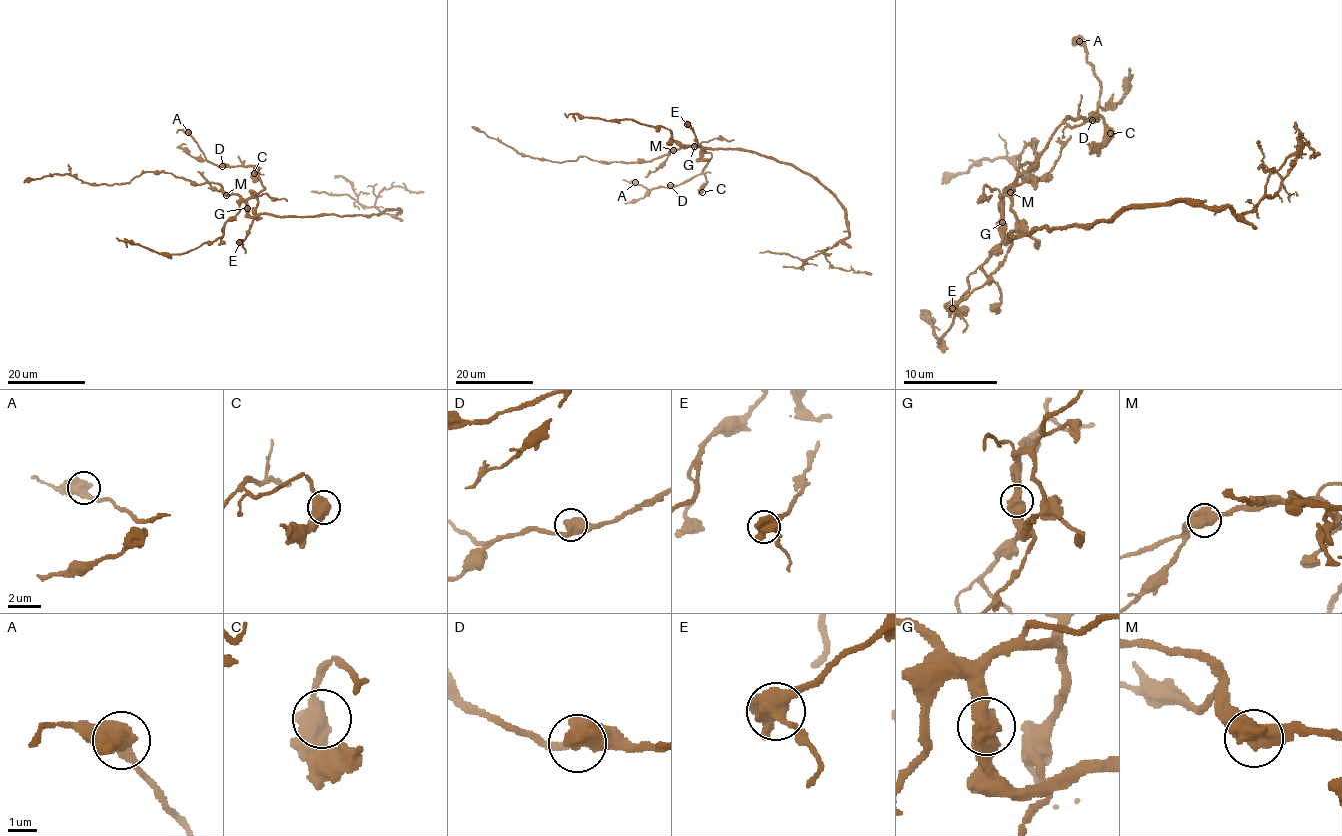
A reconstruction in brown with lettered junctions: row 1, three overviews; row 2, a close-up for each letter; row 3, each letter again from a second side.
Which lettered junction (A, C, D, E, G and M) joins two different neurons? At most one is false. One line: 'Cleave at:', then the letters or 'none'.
Cleave at: none

